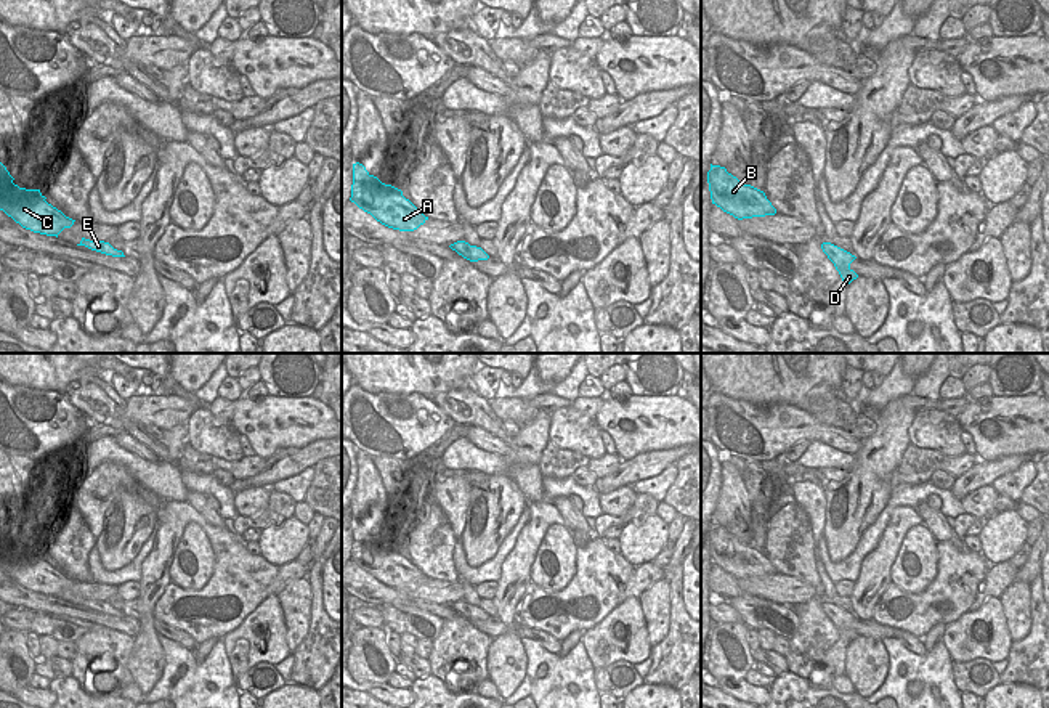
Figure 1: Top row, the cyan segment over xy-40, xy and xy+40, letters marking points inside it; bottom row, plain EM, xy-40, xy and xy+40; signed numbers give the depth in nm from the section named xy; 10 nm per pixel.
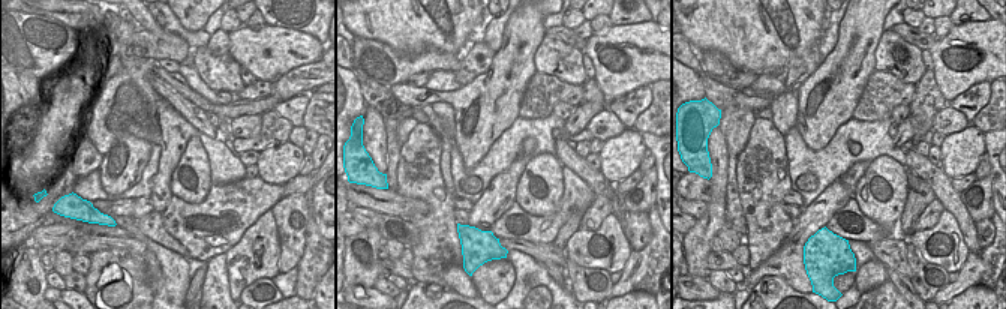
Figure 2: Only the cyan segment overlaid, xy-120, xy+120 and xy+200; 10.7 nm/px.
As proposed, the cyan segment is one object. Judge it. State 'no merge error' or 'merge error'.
no merge error

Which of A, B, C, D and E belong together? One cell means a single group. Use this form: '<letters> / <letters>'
A B C D E

